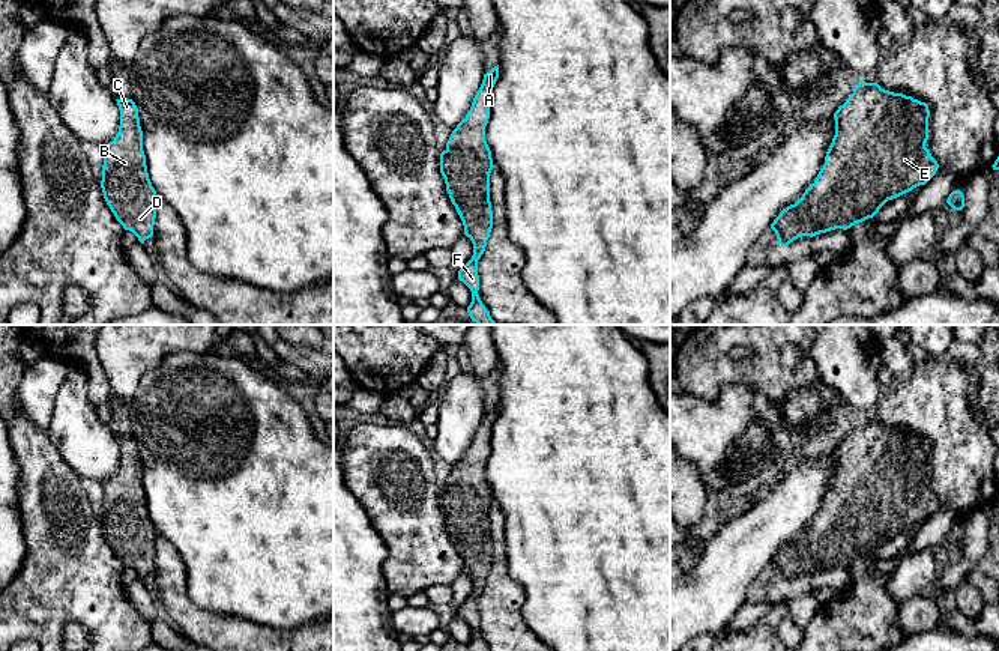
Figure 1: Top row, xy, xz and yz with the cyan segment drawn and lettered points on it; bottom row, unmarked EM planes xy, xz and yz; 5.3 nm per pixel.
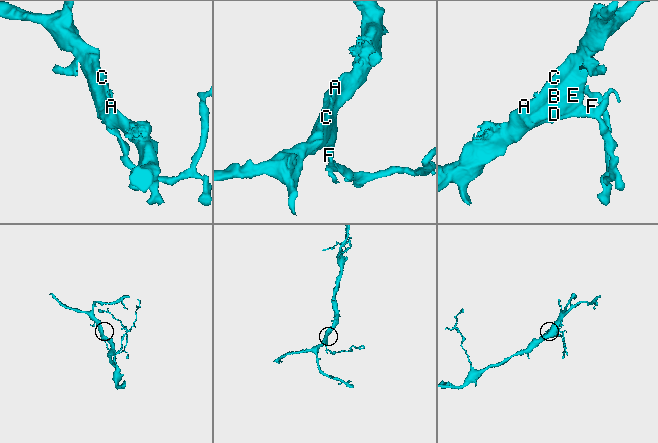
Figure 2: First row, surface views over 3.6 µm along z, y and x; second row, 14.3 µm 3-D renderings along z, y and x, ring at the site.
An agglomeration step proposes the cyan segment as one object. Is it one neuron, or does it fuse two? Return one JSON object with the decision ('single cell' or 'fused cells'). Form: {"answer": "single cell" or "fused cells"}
{"answer": "single cell"}

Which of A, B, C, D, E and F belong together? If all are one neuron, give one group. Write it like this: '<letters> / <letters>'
A B C D E F

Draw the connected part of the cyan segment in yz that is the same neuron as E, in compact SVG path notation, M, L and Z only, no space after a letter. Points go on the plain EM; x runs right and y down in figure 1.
M859 416L853 430L834 450L835 472L825 501L802 534L780 549L771 561L784 585L802 573L816 573L873 555L879 546L919 522L925 522L939 501L925 484L930 447L925 439L882 425L877 418Z

